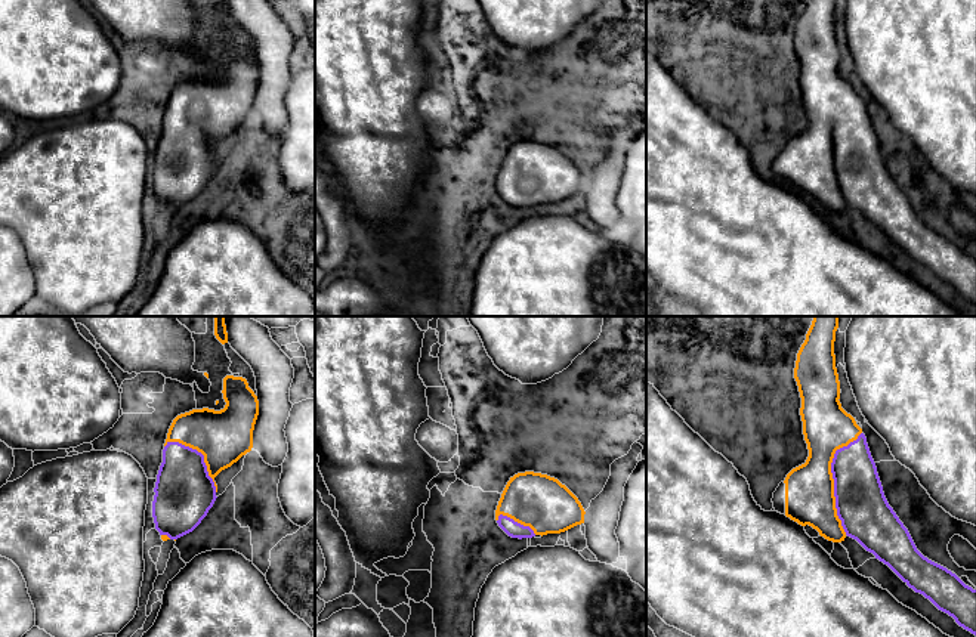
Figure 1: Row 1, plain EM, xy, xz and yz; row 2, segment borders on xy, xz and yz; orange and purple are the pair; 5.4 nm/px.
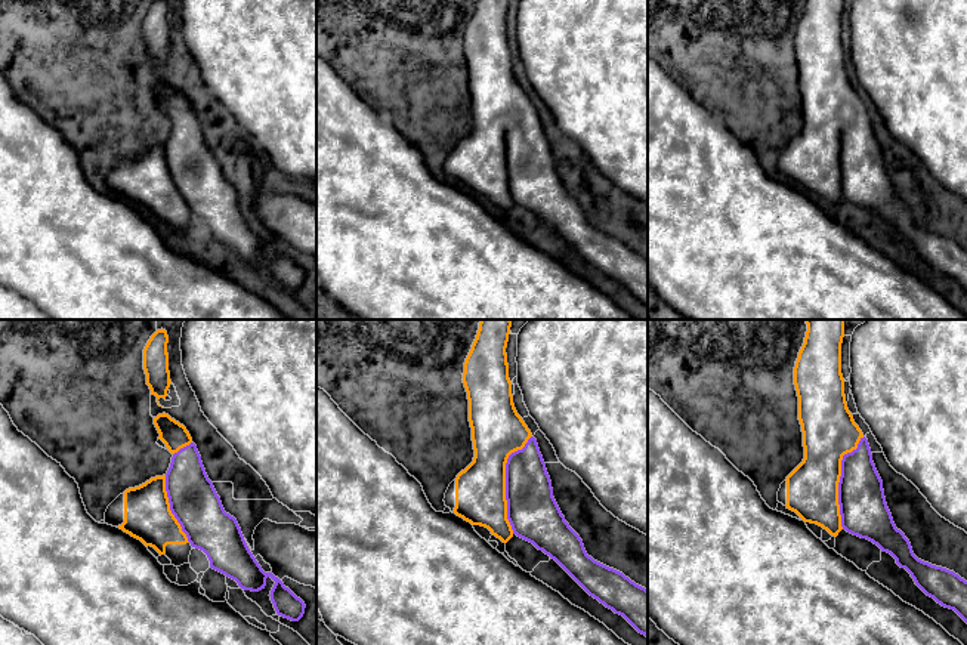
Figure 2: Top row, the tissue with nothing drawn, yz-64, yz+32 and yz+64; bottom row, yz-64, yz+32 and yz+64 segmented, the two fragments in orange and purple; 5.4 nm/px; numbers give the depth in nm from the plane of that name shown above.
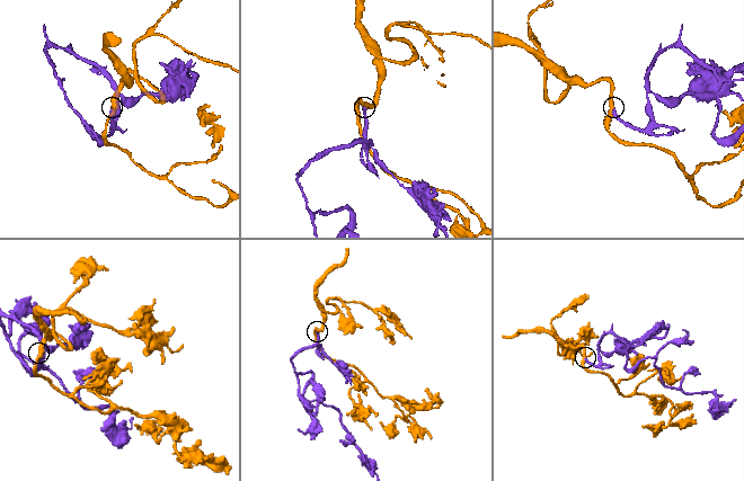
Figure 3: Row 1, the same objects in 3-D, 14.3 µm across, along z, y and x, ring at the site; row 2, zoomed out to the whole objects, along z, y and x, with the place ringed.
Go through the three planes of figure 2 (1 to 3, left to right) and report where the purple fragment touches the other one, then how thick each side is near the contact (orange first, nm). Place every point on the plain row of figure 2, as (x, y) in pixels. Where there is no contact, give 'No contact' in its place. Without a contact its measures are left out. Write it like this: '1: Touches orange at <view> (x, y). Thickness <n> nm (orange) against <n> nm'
1: Touches orange at yz-64 (169, 178). Thickness 260 nm (orange) against 260 nm
2: Touches orange at yz+32 (504, 151). Thickness 280 nm (orange) against 280 nm
3: Touches orange at yz+64 (839, 150). Thickness 280 nm (orange) against 260 nm

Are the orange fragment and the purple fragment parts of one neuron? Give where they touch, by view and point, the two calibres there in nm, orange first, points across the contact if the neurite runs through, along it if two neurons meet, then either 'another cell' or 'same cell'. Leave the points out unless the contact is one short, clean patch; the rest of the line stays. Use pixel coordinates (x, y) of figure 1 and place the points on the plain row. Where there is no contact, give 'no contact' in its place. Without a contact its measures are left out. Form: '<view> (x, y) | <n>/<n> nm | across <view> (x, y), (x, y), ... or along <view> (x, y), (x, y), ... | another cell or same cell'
yz (833, 148) | 280/280 nm | same cell

